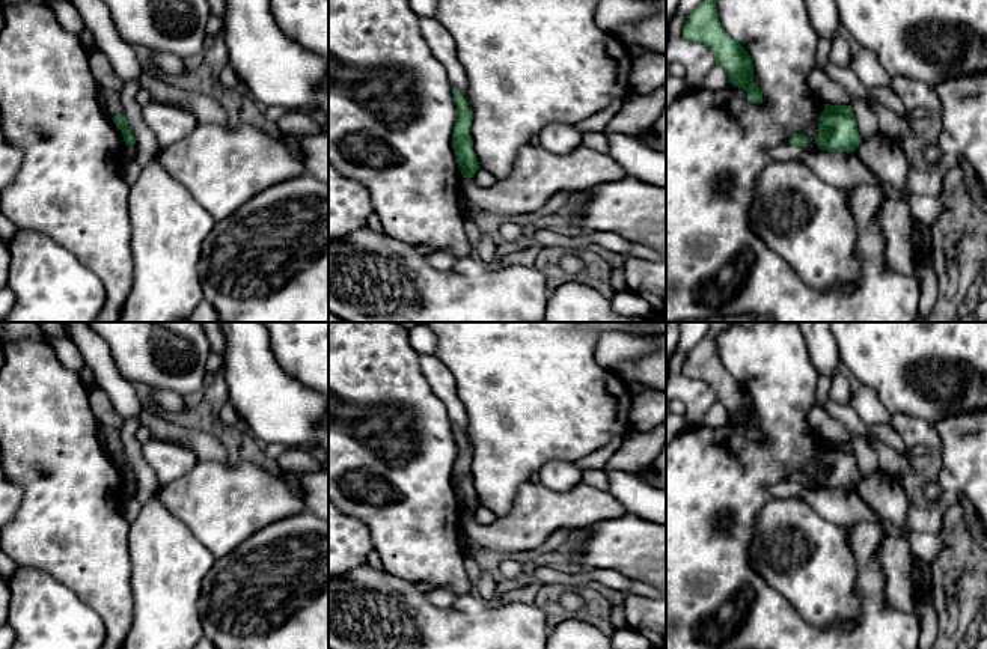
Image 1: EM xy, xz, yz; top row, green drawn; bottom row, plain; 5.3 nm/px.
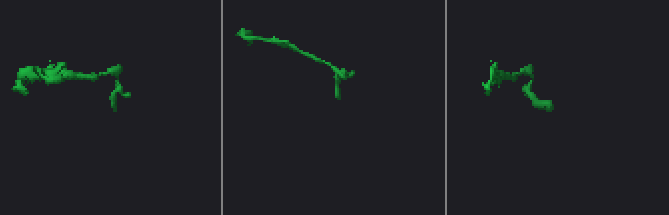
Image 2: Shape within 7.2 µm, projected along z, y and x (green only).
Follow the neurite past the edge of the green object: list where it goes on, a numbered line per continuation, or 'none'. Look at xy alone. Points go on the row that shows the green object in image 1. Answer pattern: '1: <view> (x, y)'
none

